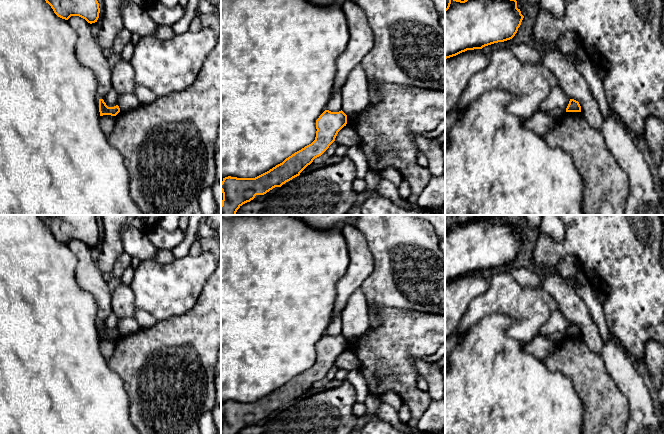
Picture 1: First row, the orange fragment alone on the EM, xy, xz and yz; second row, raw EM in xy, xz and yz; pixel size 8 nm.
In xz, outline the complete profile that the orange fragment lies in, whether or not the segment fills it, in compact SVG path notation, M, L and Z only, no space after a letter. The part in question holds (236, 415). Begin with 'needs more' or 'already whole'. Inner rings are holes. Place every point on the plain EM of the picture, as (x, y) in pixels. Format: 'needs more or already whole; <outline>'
already whole; M325 334L316 344L315 364L295 376L282 387L255 402L225 401L221 406L223 424L221 434L238 434L256 419L264 419L275 411L300 399L313 384L321 380L335 365L338 356L347 348L347 339L341 334Z

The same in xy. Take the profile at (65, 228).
already whole; M38 215L53 233L65 244L79 240L92 248L99 242L100 232L96 215Z

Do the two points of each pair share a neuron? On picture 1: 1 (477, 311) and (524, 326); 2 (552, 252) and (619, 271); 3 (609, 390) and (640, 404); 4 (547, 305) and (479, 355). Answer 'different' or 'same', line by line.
1: same
2: same
3: different
4: different

